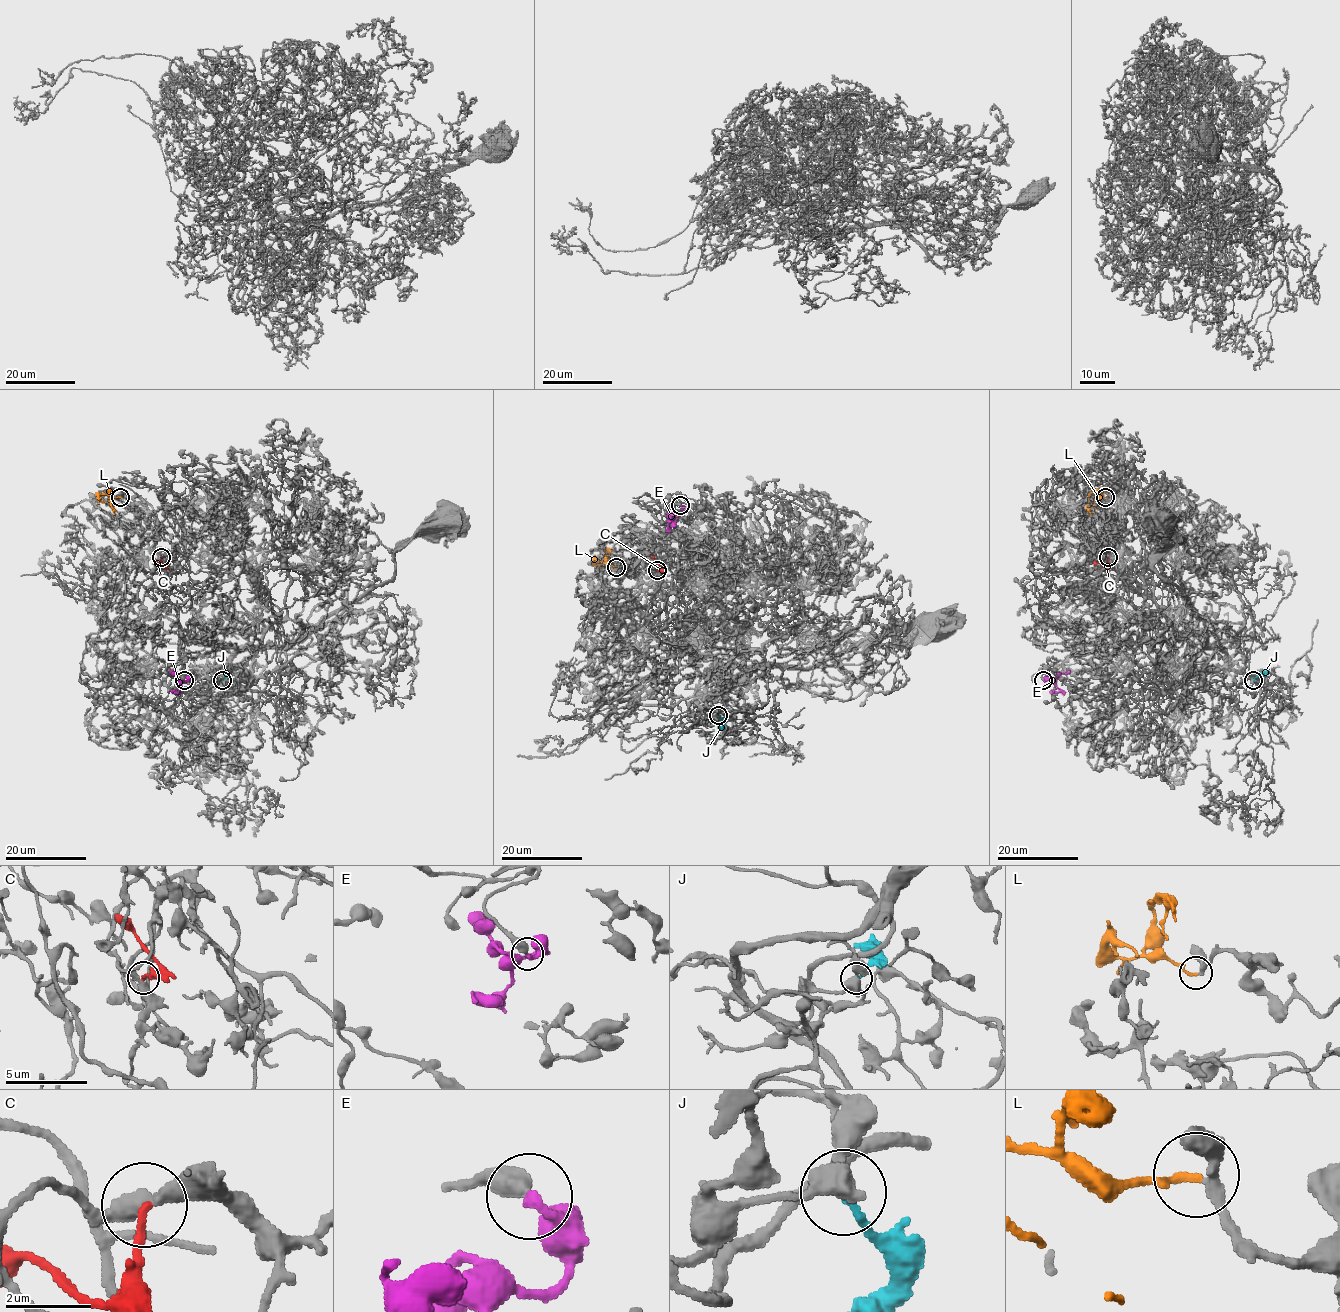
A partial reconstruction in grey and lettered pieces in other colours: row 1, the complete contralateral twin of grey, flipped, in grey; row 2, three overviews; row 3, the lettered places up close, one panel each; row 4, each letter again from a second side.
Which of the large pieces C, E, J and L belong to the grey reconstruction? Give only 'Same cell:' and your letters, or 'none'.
Same cell: C, E, L

